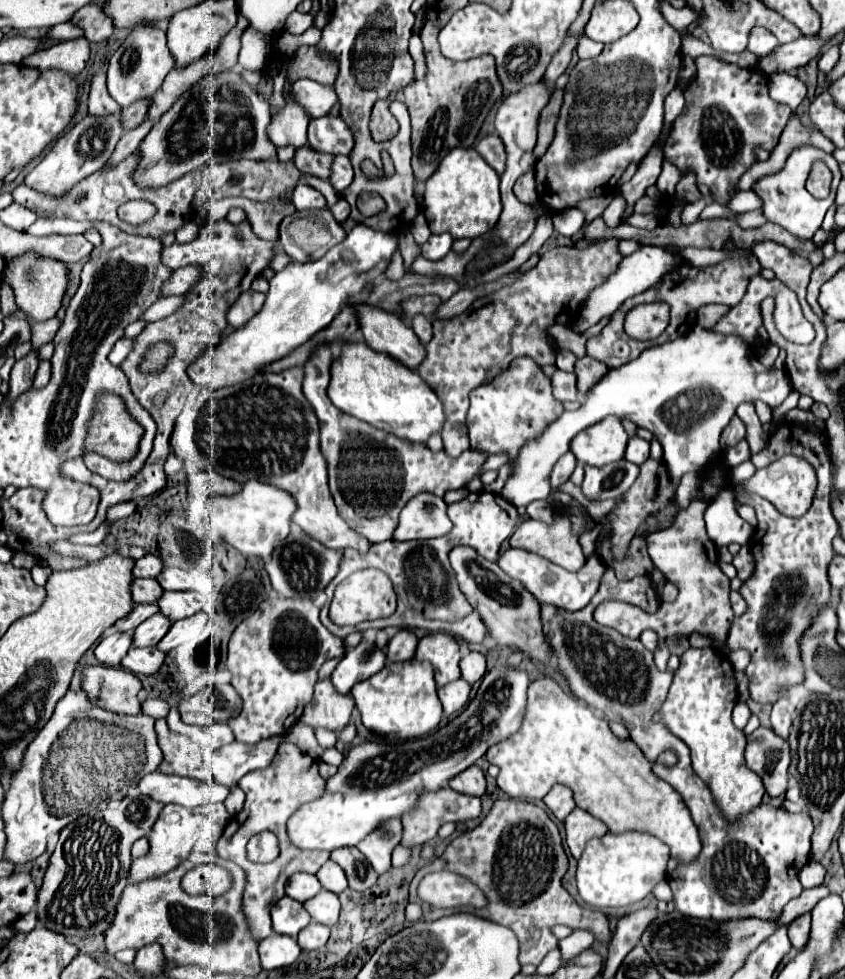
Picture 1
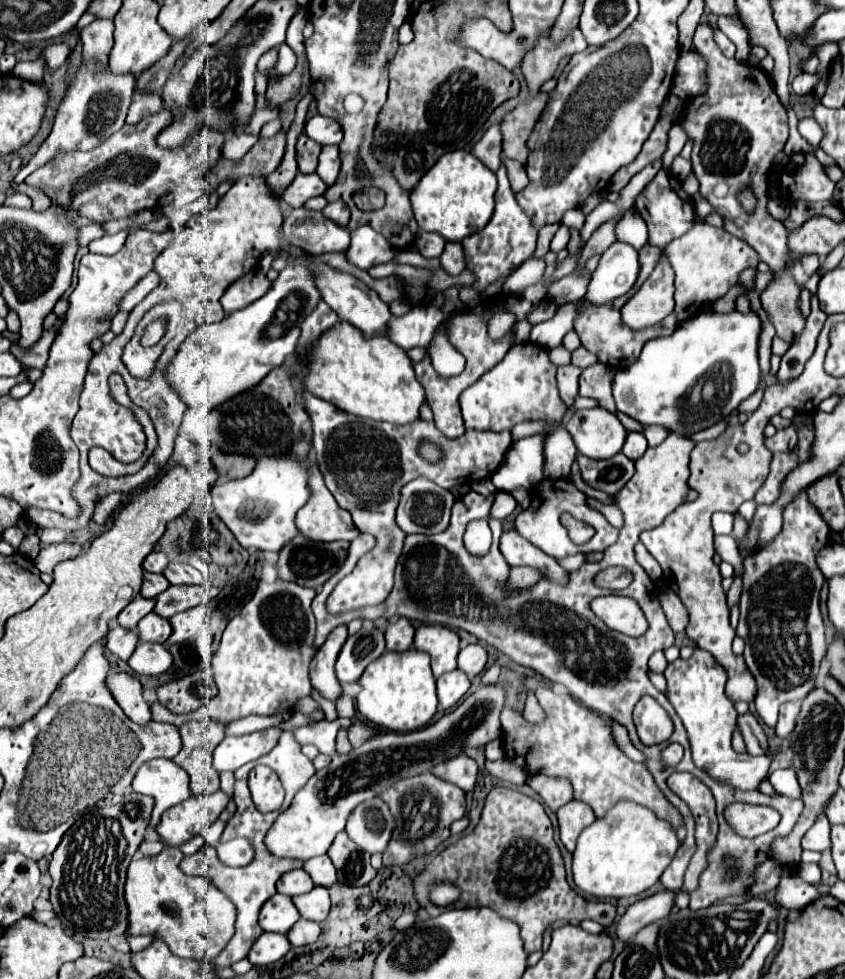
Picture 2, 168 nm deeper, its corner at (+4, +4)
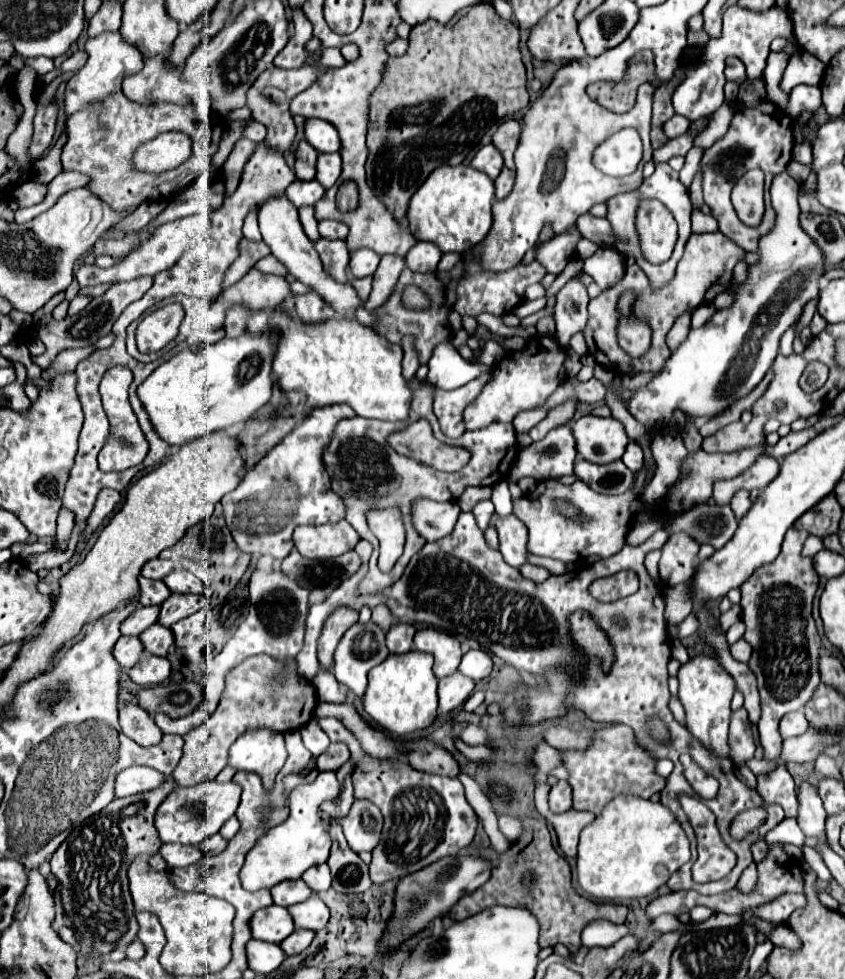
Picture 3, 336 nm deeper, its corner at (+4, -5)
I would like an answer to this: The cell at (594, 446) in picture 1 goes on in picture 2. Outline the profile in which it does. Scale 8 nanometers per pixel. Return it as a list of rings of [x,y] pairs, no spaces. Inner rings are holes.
[[[602,407],[576,411],[566,423],[566,429],[572,435],[578,453],[590,459],[614,457],[626,439],[626,429],[618,417]]]

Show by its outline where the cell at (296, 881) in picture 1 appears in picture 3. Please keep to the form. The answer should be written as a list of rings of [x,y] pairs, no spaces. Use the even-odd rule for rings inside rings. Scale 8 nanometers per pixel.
[[[302,878],[298,880],[284,880],[280,884],[276,884],[272,890],[272,900],[274,904],[278,906],[292,906],[292,904],[298,904],[298,902],[304,902],[312,896],[312,890],[306,886],[306,882]]]

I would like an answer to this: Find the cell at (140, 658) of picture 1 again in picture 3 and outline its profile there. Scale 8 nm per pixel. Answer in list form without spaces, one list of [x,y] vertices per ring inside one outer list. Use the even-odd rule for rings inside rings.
[[[144,654],[140,662],[132,670],[128,670],[130,680],[140,686],[162,684],[168,678],[168,674],[170,674],[170,662],[154,654]]]

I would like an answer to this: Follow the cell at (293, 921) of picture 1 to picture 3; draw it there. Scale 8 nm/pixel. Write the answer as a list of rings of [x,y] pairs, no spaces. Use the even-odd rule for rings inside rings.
[[[272,904],[252,914],[250,932],[252,932],[252,938],[256,940],[280,944],[284,938],[288,938],[294,932],[294,922],[284,906]]]

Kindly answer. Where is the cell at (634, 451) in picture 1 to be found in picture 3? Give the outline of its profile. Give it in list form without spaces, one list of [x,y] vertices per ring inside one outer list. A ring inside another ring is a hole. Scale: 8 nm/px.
[[[630,442],[624,456],[622,456],[622,462],[632,470],[632,472],[638,472],[642,470],[642,464],[644,464],[644,456],[642,456],[642,448],[636,444],[636,442]]]

